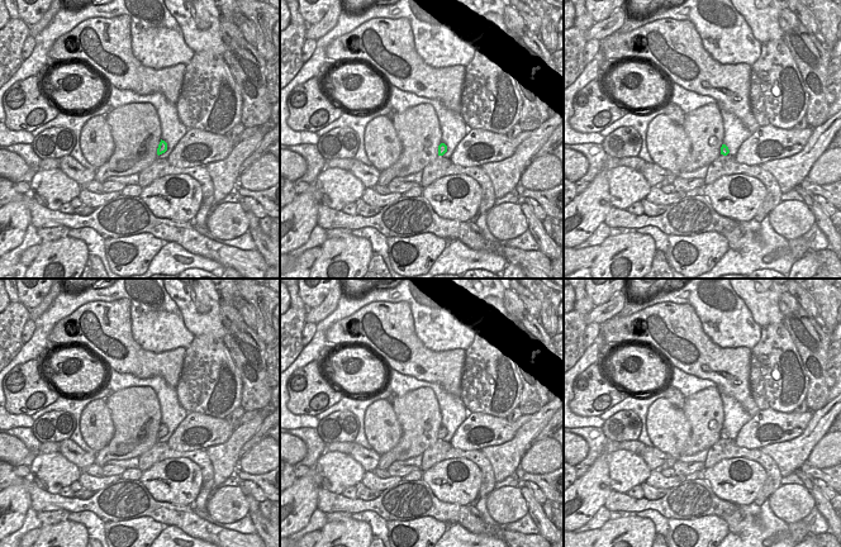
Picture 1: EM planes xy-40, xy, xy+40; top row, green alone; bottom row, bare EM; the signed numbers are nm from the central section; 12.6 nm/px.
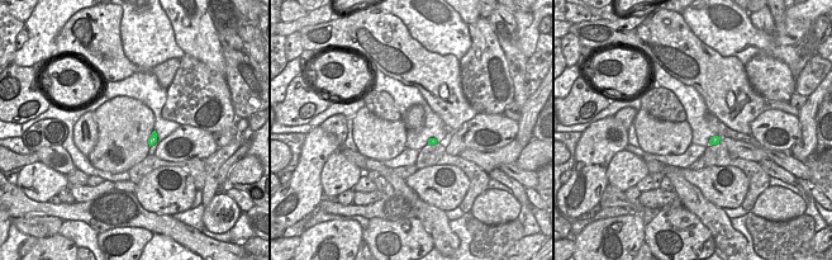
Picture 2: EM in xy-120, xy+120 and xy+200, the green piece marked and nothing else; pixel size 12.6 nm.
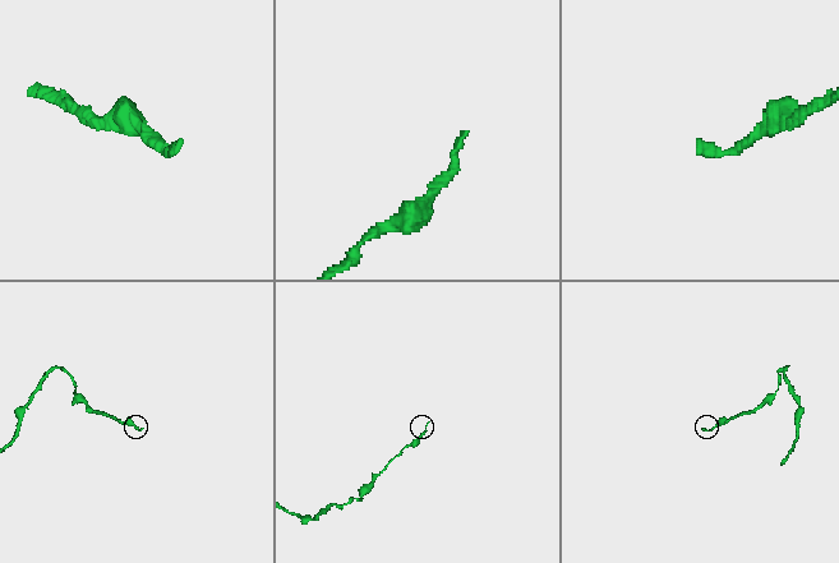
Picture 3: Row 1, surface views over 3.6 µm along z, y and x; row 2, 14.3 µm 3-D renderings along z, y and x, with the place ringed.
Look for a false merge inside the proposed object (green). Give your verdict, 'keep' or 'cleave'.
cleave

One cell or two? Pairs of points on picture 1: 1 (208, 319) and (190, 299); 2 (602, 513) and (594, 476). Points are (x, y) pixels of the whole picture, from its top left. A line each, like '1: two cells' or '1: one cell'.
1: one cell
2: two cells

